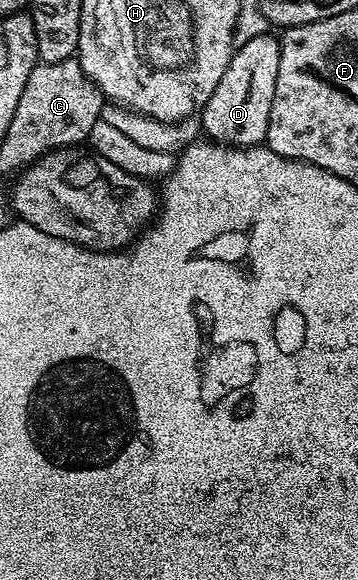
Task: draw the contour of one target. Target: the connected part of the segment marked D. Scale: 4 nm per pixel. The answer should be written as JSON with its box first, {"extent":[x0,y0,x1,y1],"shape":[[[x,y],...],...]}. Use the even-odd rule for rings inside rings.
{"extent":[198,34,279,148],"shape":[[[272,34],[250,38],[233,51],[226,66],[226,74],[214,86],[214,94],[198,113],[209,141],[233,148],[254,148],[268,139],[270,106],[274,106],[274,86],[278,82],[279,39]]]}

